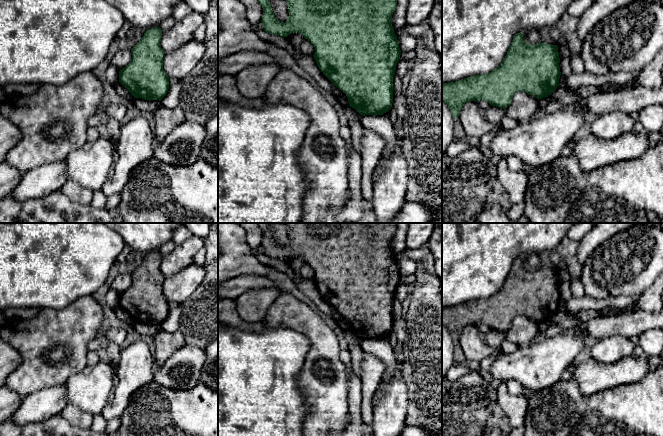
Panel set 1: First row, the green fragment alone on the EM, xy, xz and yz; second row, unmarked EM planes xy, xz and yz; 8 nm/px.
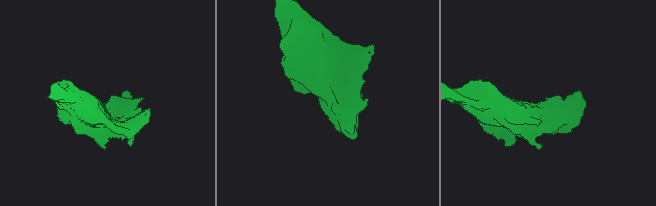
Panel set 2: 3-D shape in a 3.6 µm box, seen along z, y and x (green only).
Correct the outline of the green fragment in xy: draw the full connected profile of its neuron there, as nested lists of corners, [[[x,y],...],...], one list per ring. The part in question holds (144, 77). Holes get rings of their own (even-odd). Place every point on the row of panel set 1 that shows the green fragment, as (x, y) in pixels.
[[[160,27],[146,30],[142,39],[131,48],[131,62],[119,71],[119,82],[134,98],[161,101],[169,89],[169,77],[163,69],[165,53],[160,45],[161,37]]]

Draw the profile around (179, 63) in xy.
[[[190,40],[163,59],[163,69],[169,78],[184,79],[203,58],[205,45],[203,41]]]

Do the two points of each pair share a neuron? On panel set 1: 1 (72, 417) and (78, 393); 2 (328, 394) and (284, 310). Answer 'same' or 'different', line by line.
1: different
2: same

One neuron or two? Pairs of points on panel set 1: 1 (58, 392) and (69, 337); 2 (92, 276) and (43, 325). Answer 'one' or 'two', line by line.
1: two
2: two

